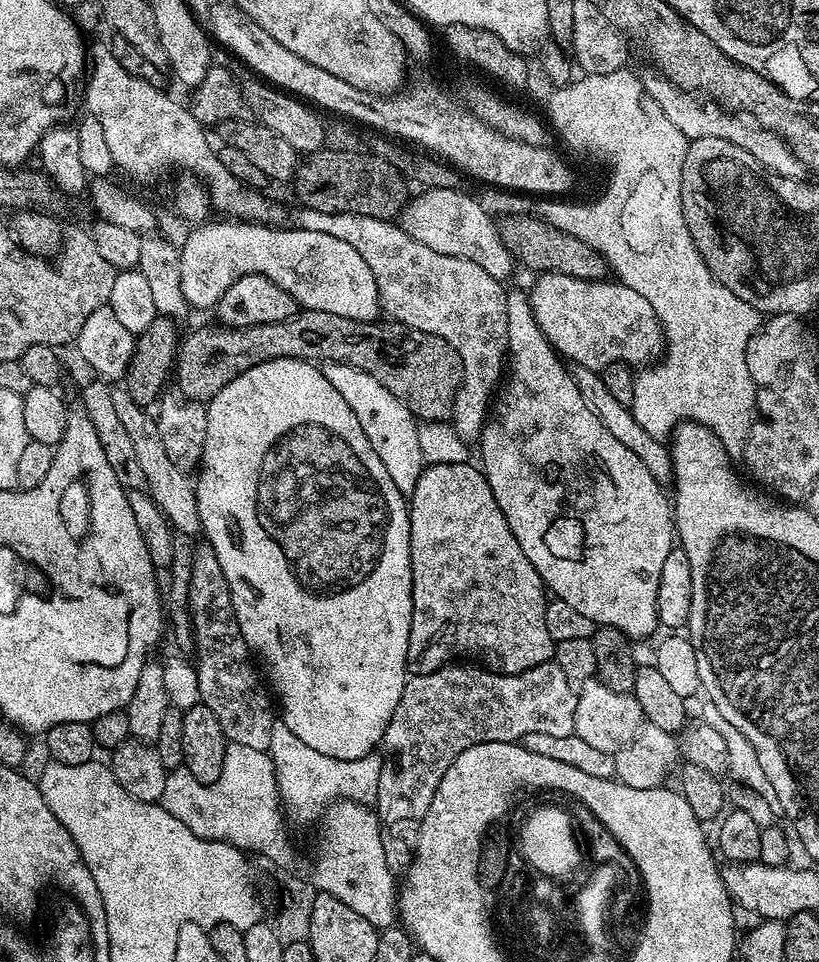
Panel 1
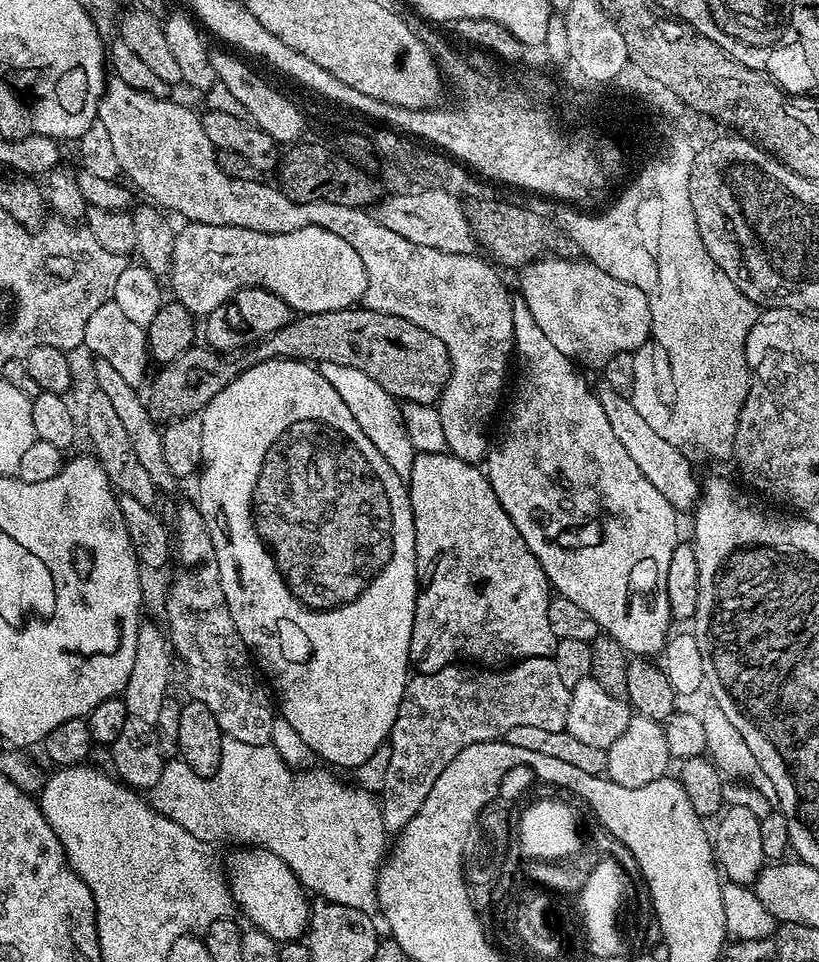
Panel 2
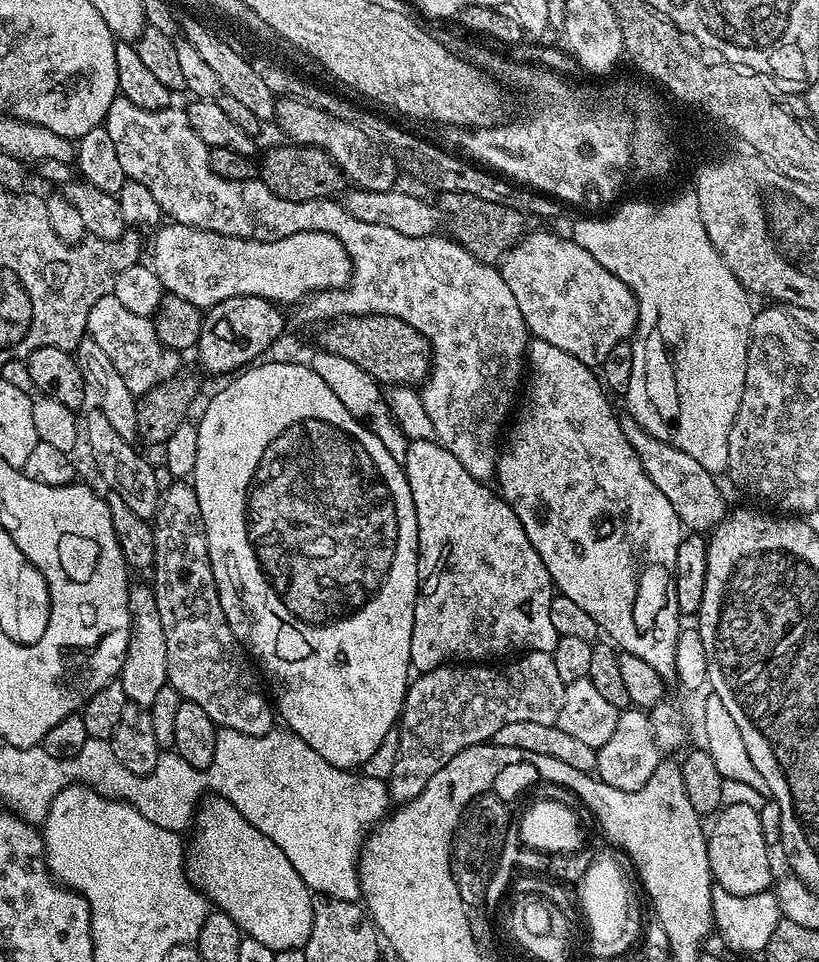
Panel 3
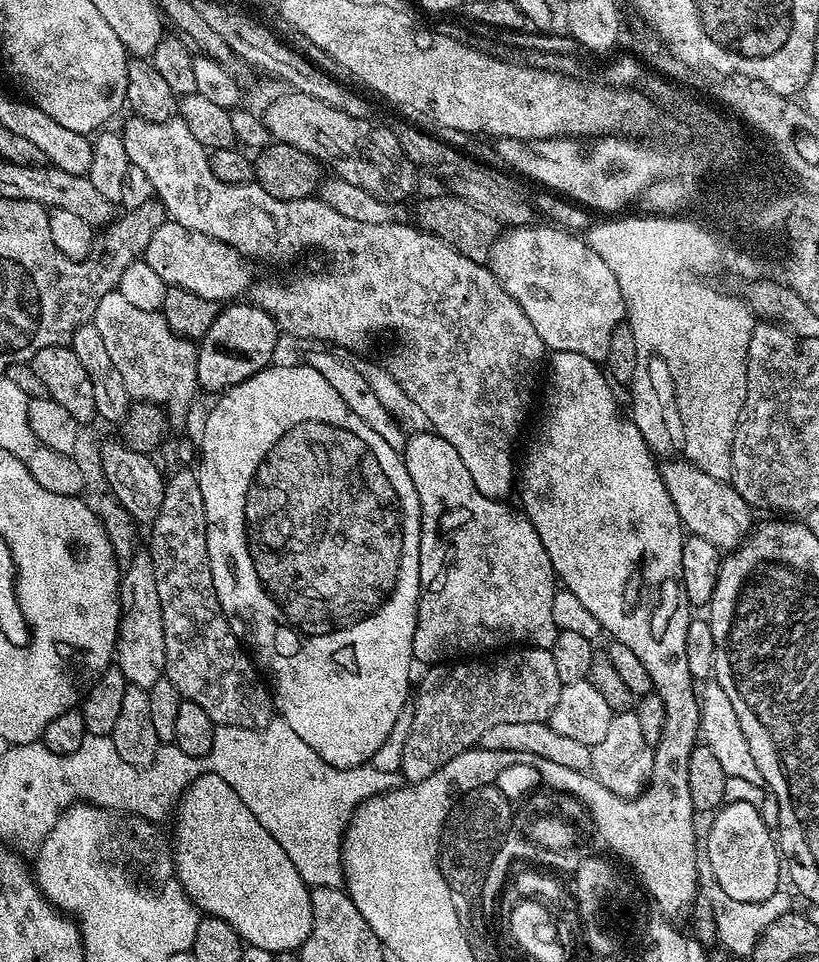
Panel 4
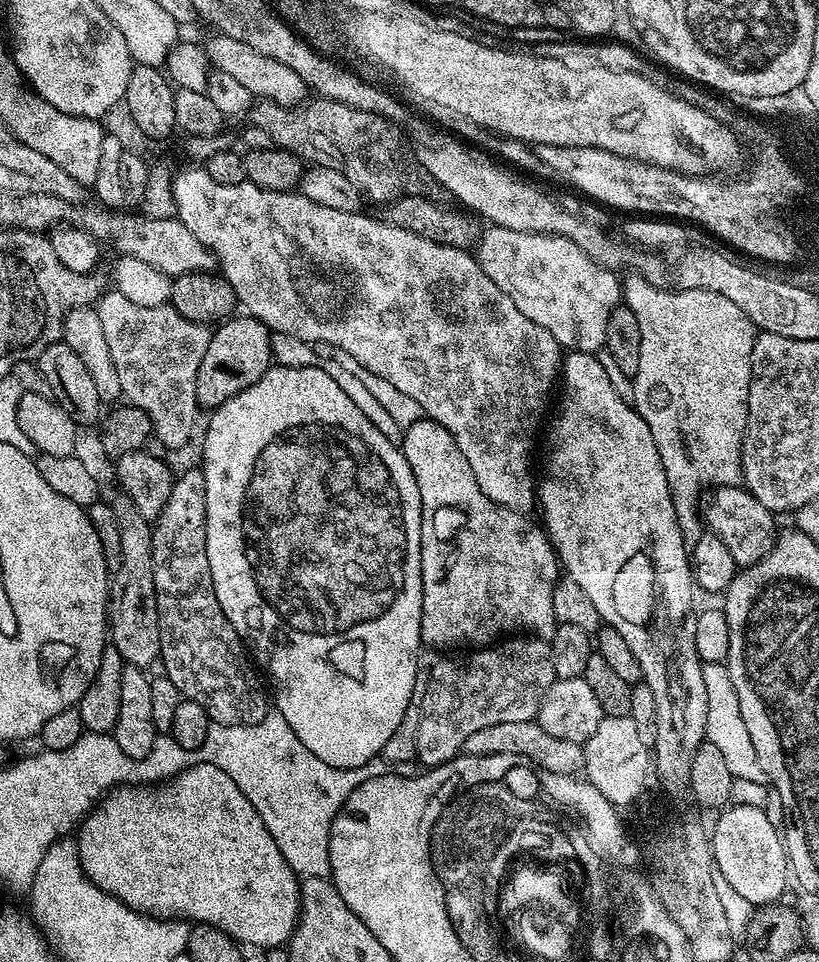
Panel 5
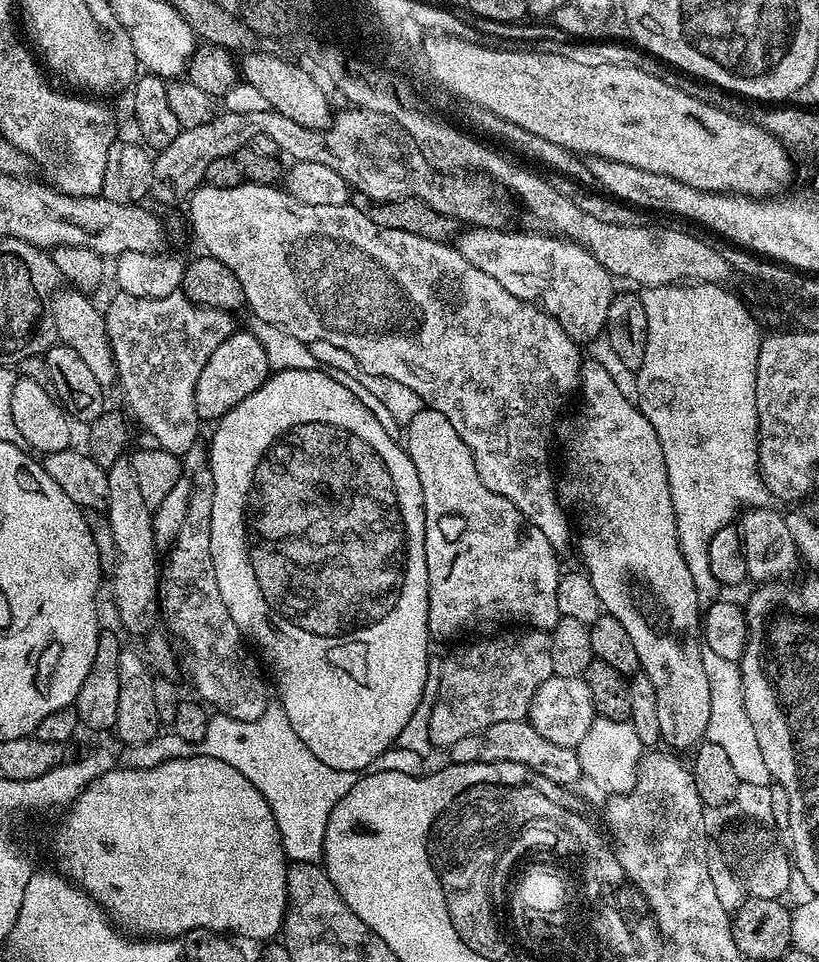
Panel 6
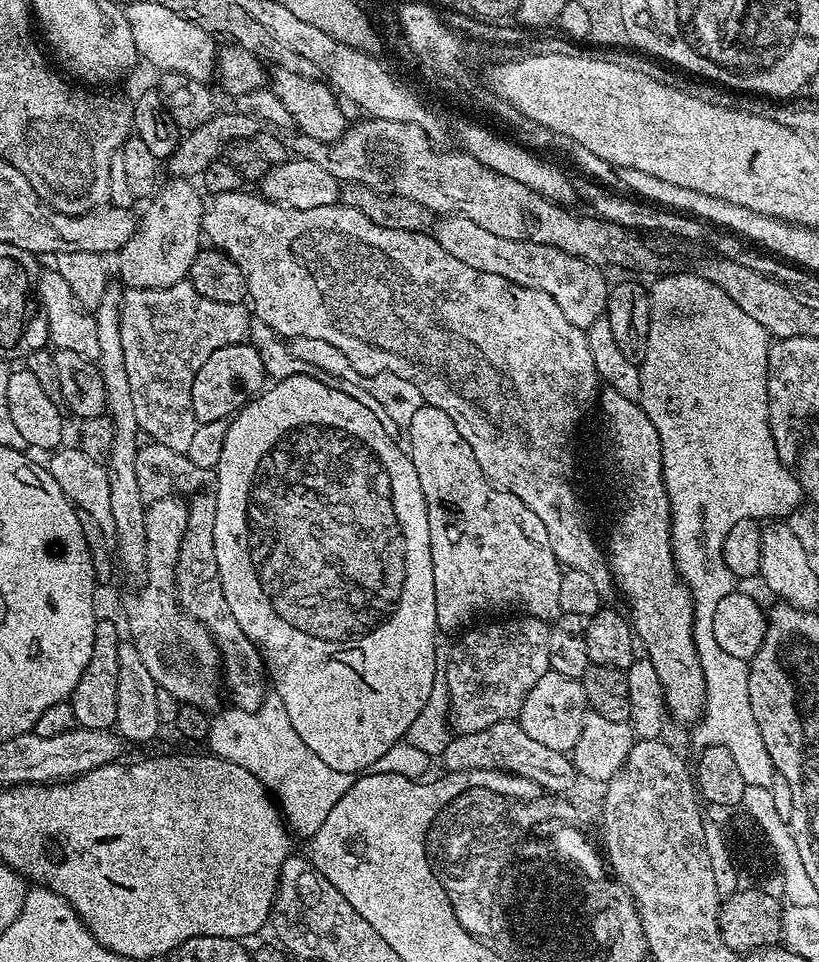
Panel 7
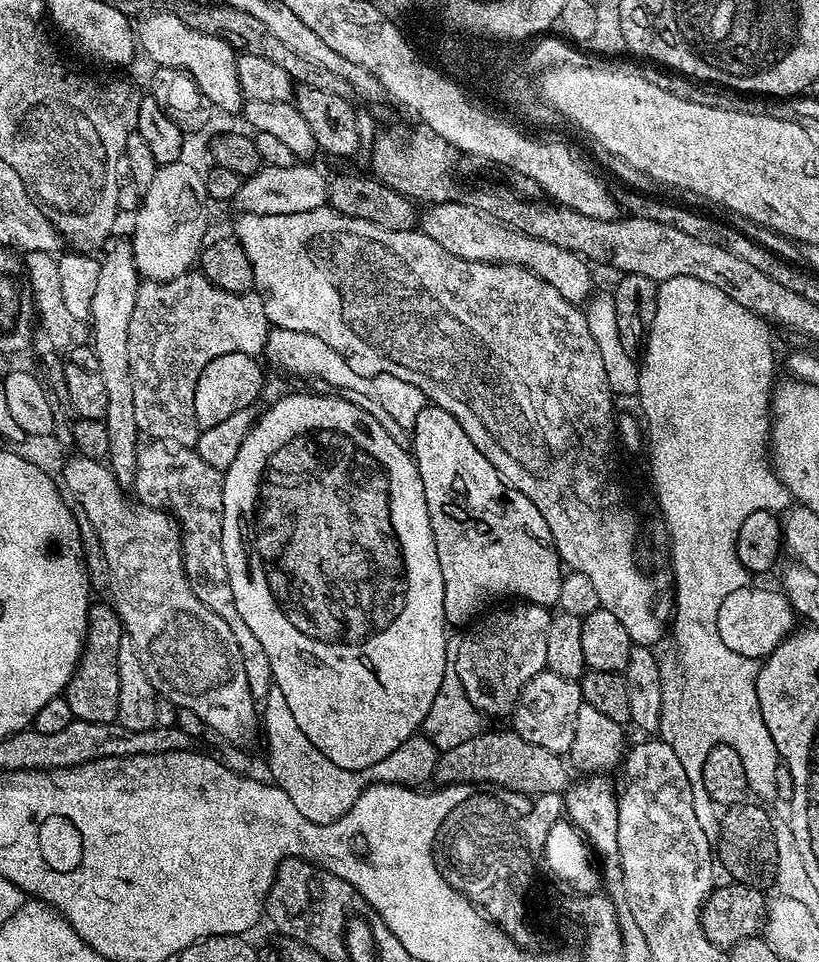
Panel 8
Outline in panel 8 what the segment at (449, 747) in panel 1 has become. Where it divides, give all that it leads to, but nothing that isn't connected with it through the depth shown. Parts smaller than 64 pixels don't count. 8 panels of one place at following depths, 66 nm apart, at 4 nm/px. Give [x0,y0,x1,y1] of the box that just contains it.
[454,602,553,718]

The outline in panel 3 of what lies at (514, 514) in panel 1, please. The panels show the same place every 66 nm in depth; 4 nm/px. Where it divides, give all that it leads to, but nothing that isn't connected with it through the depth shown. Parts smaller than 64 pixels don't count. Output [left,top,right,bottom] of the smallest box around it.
[495,339,682,674]

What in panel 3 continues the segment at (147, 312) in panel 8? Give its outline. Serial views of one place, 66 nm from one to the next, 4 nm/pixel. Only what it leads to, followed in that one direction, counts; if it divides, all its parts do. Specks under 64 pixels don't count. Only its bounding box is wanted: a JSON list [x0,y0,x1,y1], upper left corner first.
[87,295,181,398]

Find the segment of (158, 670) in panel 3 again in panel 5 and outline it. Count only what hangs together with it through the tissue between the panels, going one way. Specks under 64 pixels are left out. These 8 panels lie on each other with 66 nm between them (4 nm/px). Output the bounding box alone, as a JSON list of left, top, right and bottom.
[108,504,160,669]

